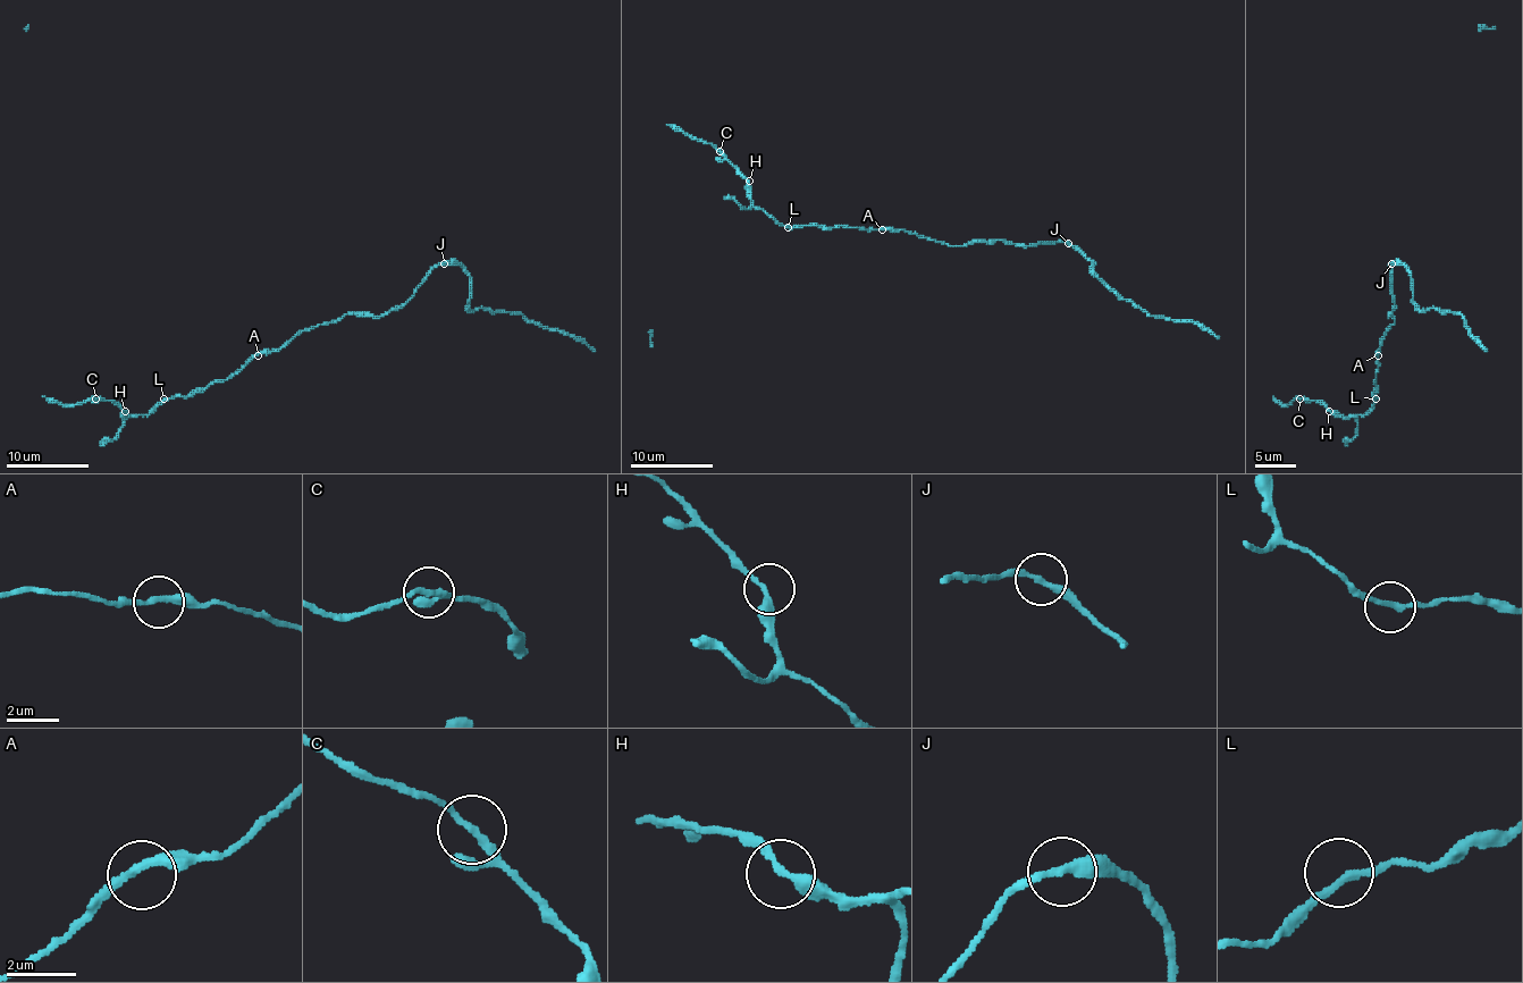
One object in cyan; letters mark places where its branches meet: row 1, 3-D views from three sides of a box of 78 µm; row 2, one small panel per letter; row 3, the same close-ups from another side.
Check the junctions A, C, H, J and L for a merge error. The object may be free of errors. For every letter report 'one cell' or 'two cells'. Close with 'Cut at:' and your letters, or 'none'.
A: one cell
C: one cell
H: one cell
J: one cell
L: one cell
Cut at: none

